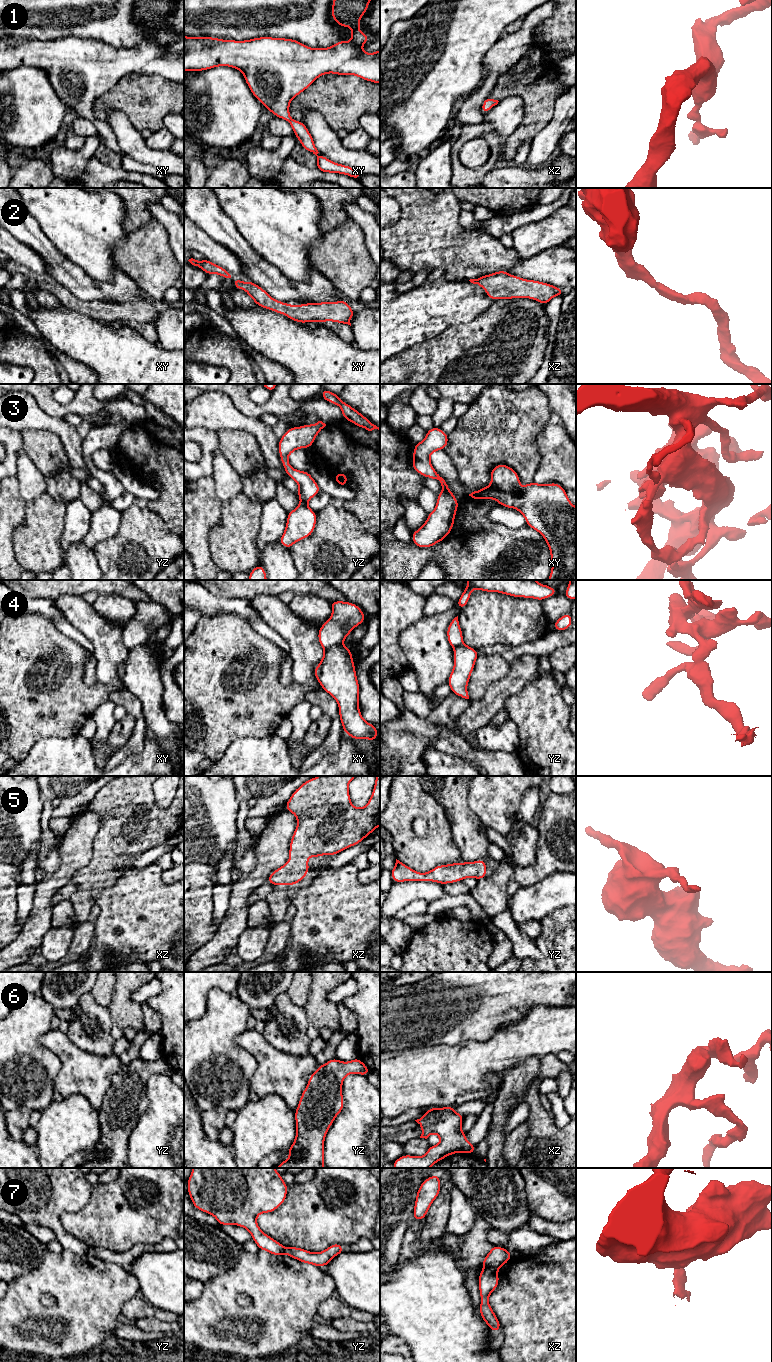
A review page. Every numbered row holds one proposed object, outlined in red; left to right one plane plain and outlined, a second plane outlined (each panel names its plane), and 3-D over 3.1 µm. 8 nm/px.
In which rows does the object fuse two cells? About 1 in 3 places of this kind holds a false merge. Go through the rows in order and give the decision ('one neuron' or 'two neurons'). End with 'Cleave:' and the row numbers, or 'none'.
1: one neuron
2: one neuron
3: one neuron
4: two neurons
5: one neuron
6: one neuron
7: two neurons
Cleave: 4, 7

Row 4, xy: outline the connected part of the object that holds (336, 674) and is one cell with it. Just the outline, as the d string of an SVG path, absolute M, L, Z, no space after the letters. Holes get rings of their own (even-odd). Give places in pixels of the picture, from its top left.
M343 644L324 650L323 658L319 661L319 666L313 669L313 673L322 690L325 690L337 701L343 731L353 740L369 739L374 742L378 738L377 728L363 719L359 709L360 685L357 680L355 663L352 659L352 650Z

